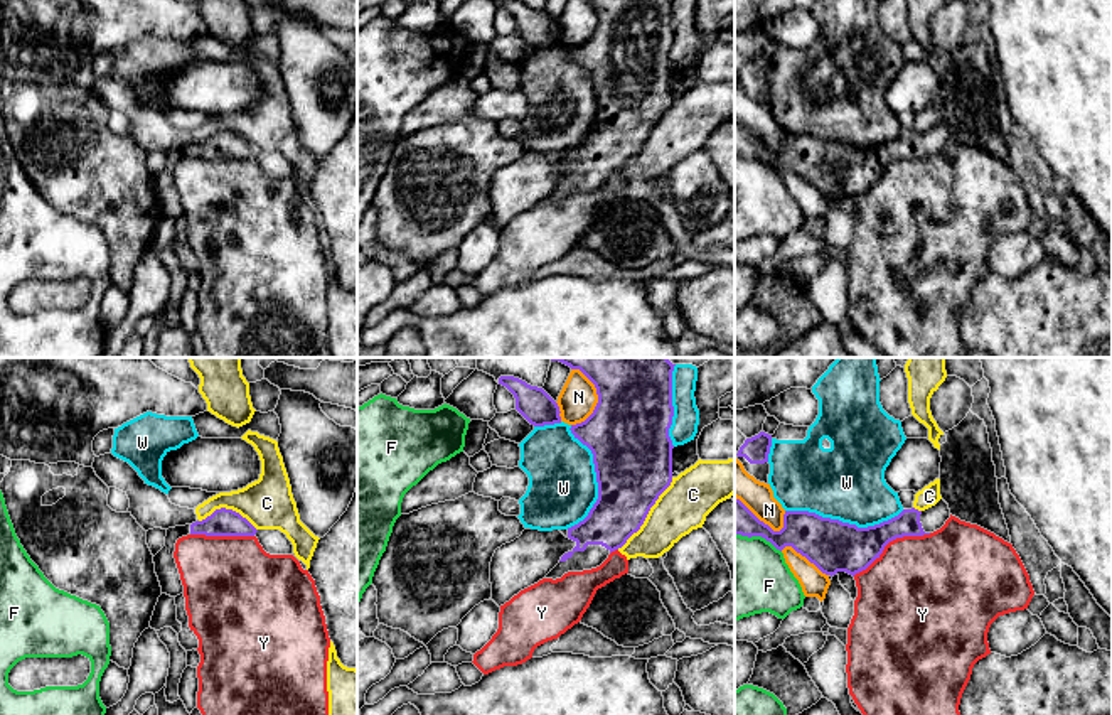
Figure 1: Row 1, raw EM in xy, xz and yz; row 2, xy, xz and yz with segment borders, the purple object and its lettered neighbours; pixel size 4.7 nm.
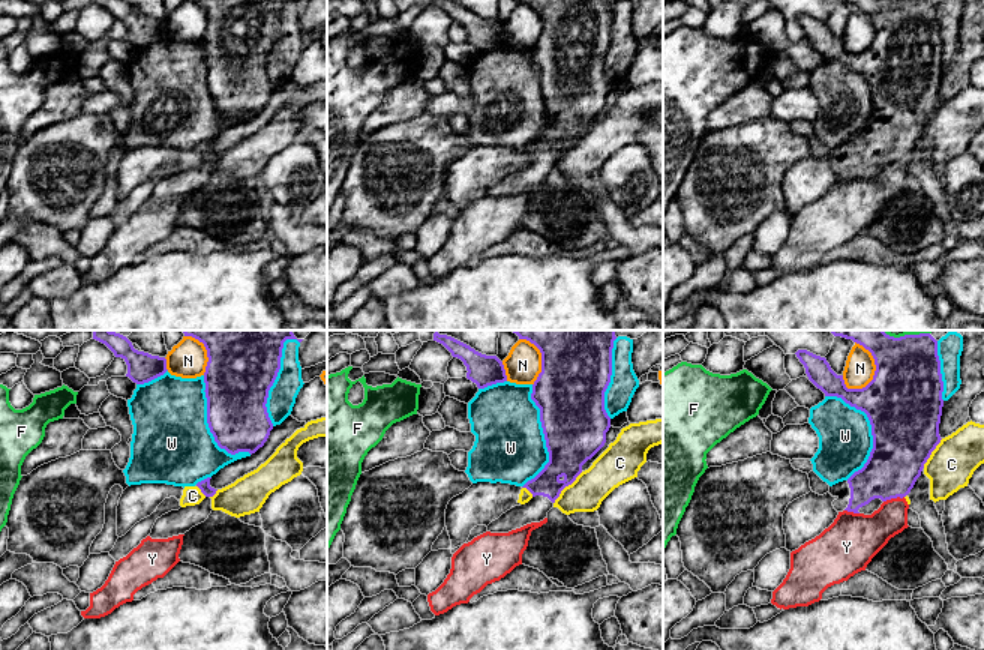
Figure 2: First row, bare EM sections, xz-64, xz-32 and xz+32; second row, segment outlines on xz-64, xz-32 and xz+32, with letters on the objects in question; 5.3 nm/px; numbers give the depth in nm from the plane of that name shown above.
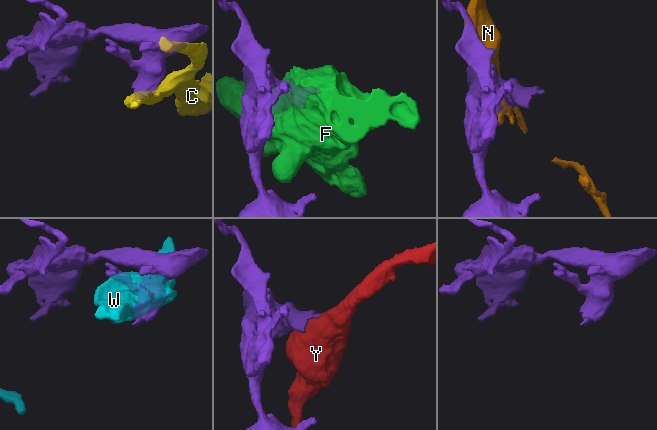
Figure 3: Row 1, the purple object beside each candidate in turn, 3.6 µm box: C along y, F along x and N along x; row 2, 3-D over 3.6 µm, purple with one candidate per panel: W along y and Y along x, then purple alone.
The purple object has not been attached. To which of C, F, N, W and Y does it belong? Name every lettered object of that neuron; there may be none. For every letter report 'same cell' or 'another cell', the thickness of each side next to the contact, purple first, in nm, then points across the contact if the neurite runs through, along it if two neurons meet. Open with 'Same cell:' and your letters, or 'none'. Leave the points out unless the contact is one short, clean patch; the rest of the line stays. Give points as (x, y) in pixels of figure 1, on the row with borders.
Same cell: none
C: another cell; 360 nm thick on the purple side, 240 nm on the other
F: another cell; 200 nm thick on the purple side, 400 nm on the other
N: another cell; 400 nm thick on the purple side, 180 nm on the other
W: another cell; 240 nm thick on the purple side, 360 nm on the other
Y: another cell; 240 nm thick on the purple side, 460 nm on the other

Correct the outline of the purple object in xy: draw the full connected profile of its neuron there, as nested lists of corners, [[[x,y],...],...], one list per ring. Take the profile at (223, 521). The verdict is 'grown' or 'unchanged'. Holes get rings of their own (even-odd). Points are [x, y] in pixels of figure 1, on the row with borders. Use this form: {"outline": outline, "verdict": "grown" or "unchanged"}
{"outline": [[[216,509],[211,516],[202,521],[190,524],[190,535],[206,536],[254,536],[256,528],[233,509]]], "verdict": "unchanged"}

